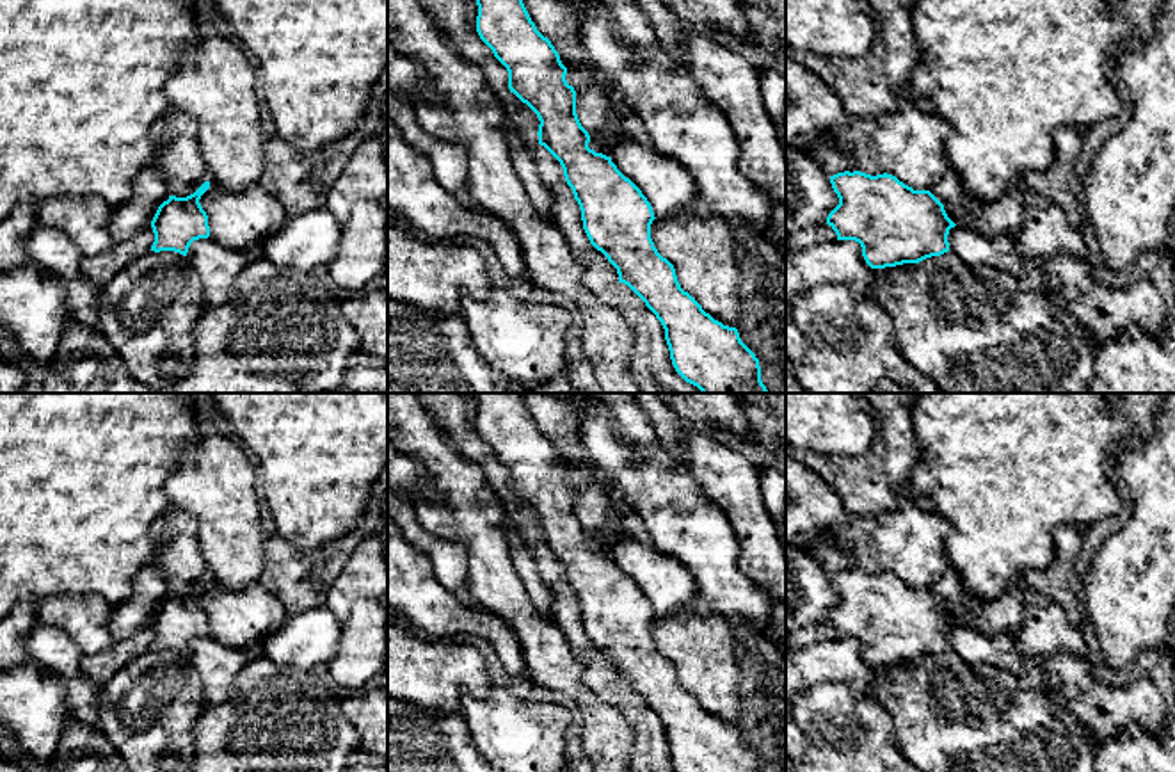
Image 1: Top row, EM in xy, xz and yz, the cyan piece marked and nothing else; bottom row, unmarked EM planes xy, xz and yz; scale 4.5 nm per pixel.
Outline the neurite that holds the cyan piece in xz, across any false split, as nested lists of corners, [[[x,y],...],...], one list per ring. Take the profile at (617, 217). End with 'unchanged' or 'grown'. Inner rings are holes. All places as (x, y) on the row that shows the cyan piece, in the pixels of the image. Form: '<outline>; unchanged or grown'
[[[476,0],[476,5],[476,32],[492,50],[494,57],[507,68],[510,92],[537,114],[540,121],[537,132],[539,144],[560,162],[565,181],[580,205],[583,229],[590,244],[617,269],[619,283],[627,285],[661,322],[675,372],[702,393],[768,393],[761,381],[759,359],[741,342],[738,329],[723,326],[706,313],[702,306],[681,288],[674,265],[654,247],[651,224],[656,217],[647,197],[617,169],[610,157],[588,148],[590,135],[576,114],[576,91],[565,80],[567,68],[562,64],[551,41],[537,30],[523,0]]]; unchanged

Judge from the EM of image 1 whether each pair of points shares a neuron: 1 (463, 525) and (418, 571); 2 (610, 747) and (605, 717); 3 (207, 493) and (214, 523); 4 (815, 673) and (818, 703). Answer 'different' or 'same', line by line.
1: different
2: same
3: same
4: different

